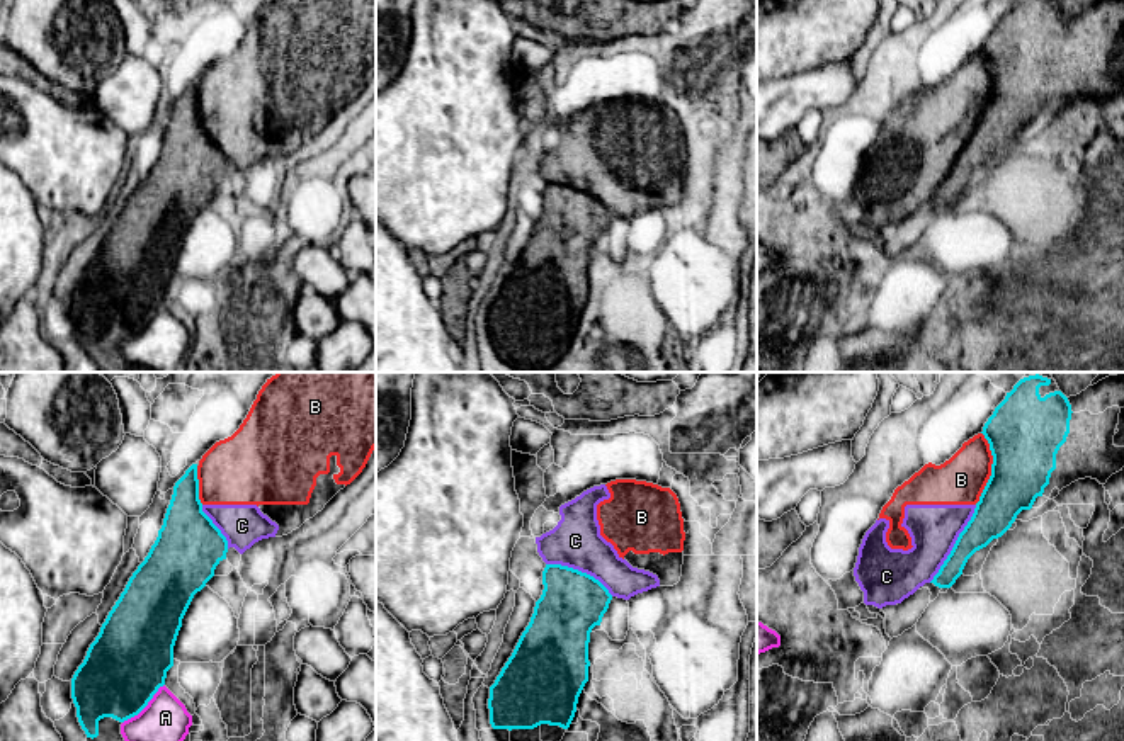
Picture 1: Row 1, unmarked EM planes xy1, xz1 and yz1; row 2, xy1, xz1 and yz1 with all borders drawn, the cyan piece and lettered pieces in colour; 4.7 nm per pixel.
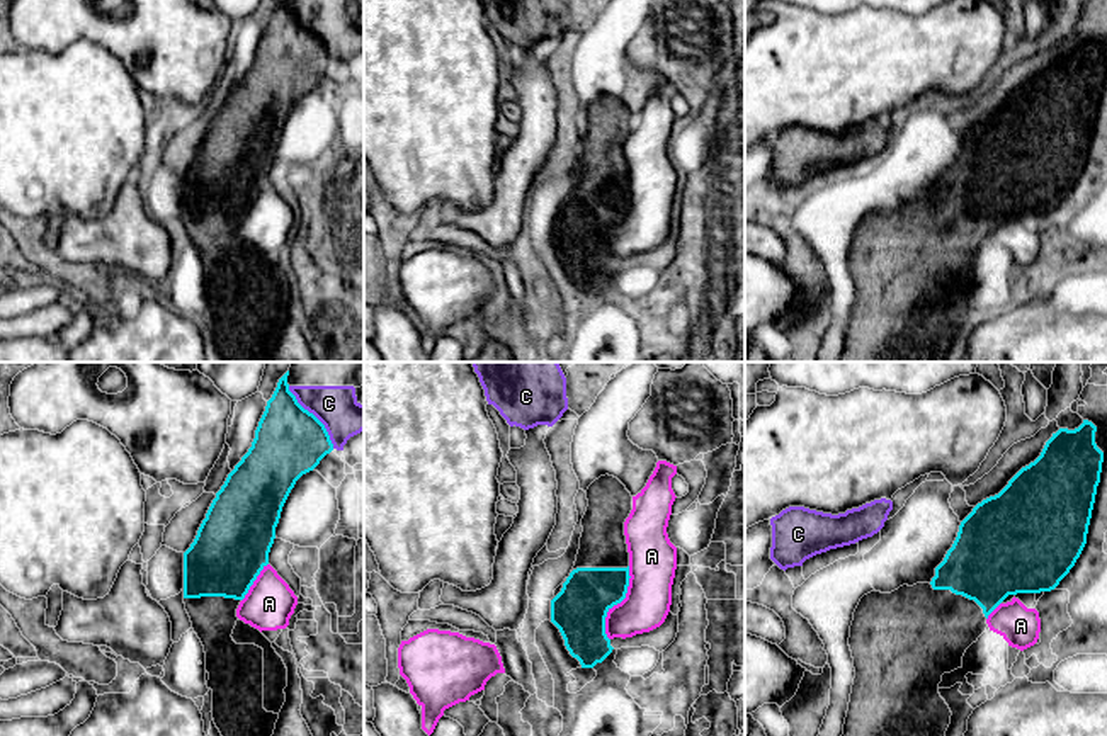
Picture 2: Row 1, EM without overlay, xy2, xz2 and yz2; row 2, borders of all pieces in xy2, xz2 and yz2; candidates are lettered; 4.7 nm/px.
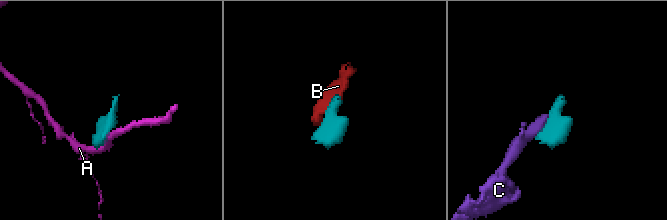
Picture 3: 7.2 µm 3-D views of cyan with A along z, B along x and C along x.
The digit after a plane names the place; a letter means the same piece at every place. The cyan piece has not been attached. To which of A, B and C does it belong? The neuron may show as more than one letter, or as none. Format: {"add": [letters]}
{"add": []}

